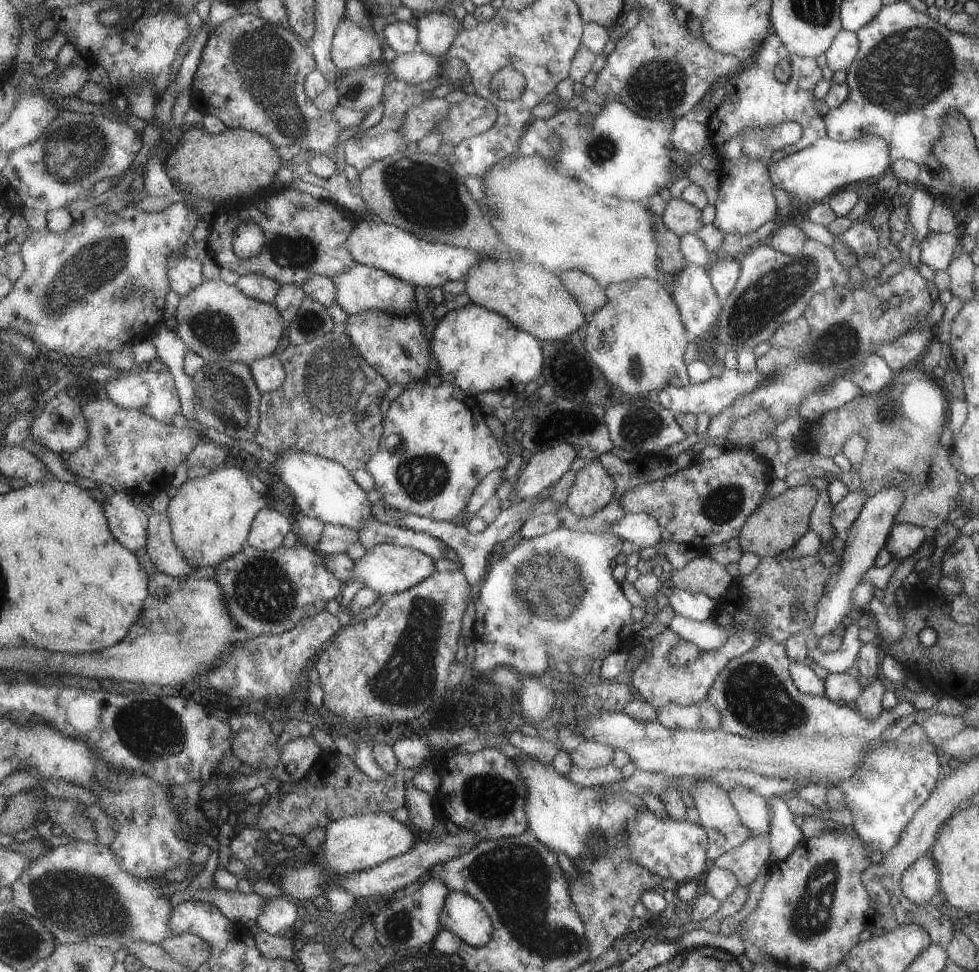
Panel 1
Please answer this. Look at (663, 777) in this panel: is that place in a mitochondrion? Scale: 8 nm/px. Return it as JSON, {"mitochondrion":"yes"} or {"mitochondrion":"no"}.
{"mitochondrion":"no"}

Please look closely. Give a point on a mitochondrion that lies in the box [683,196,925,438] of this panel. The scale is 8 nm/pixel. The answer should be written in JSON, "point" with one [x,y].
{"point":[769,297]}

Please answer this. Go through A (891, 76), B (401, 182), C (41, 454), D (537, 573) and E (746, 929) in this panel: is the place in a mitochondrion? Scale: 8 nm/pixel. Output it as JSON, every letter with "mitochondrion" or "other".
{"A":"mitochondrion","B":"mitochondrion","C":"other","D":"mitochondrion","E":"other"}

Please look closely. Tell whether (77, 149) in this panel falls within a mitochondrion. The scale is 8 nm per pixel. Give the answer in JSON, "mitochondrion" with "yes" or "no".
{"mitochondrion":"yes"}

